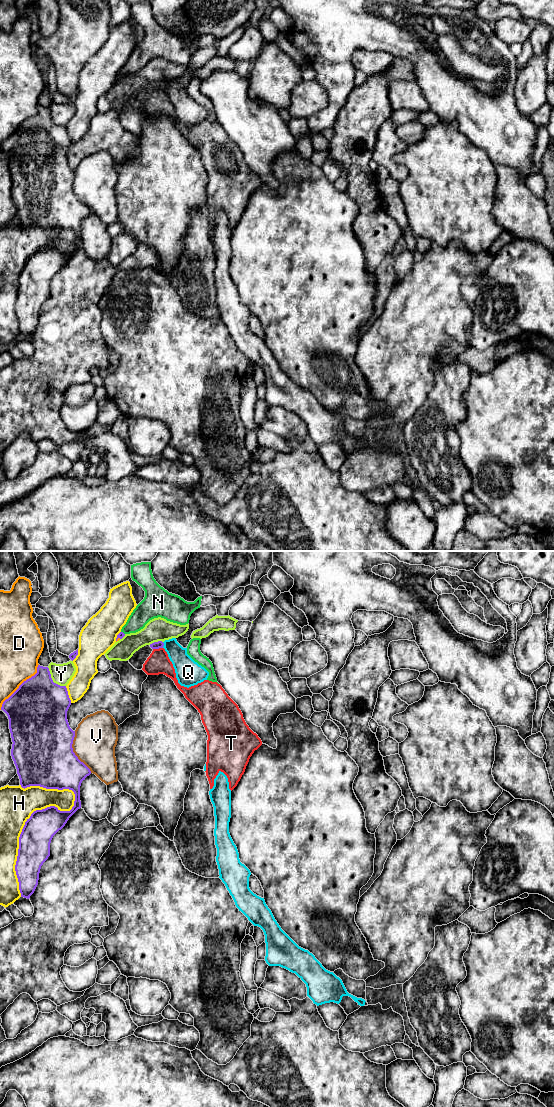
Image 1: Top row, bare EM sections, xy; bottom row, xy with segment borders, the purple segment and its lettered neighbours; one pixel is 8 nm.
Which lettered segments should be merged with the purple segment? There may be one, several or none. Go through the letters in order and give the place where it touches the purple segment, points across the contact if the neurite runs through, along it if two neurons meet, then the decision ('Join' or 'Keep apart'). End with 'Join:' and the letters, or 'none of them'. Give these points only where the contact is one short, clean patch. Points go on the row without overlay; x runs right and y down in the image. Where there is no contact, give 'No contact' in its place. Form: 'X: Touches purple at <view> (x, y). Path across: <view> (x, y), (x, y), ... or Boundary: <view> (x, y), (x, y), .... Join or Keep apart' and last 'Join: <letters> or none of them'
D: Touches purple at xy (20, 125). Keep apart
H: Touches purple at xy (24, 266). Keep apart
N: Touches purple at xy (123, 73). Keep apart
Q: Touches purple at xy (163, 85). Boundary: xy (162, 82), (163, 87). Keep apart
T: Touches purple at xy (157, 88). Keep apart
V: Touches purple at xy (73, 192). Keep apart
Y: Touches purple at xy (52, 120). Keep apart
Join: none of them

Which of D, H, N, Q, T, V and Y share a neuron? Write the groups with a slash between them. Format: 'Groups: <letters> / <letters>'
Groups: D / H / N / Q / T / V / Y

